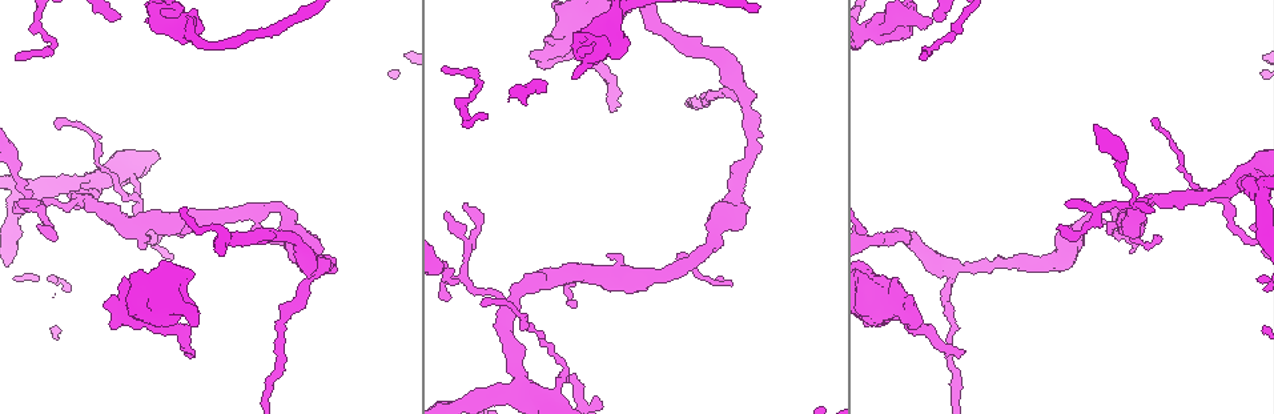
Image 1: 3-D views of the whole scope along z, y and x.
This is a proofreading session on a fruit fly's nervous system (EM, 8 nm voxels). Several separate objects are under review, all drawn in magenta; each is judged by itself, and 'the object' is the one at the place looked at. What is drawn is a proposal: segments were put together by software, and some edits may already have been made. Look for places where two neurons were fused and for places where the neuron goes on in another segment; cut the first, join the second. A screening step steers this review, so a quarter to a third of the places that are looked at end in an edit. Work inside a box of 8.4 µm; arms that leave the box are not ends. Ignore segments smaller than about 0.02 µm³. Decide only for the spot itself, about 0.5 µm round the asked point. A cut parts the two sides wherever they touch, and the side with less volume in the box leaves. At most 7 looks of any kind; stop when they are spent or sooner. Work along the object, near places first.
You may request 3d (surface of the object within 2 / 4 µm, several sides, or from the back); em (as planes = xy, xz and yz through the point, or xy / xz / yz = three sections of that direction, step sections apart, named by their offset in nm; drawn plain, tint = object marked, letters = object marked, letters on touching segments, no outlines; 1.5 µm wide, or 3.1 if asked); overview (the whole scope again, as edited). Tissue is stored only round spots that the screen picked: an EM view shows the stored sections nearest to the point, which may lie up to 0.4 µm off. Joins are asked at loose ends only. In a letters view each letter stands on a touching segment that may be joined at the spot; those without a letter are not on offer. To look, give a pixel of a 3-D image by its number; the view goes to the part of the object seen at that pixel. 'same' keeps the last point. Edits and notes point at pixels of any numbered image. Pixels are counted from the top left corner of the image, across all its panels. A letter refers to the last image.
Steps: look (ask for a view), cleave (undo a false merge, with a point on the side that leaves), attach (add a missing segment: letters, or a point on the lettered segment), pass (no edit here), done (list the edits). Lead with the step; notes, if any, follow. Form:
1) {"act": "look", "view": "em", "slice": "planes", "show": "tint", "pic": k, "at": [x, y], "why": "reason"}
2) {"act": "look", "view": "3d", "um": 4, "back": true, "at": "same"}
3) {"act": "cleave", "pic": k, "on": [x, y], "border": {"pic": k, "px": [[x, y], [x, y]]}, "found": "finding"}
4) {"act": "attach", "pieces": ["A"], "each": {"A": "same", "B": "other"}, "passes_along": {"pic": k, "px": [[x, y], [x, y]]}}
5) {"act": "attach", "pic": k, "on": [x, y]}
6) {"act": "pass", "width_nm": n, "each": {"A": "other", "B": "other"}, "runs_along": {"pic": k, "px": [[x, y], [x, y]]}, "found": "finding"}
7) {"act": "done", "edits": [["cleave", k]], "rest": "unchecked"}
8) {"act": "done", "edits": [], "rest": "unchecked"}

{"act": "look", "view": "em", "slice": "planes", "show": "plain", "pic": 1, "at": [146, 21], "why": "an open end"}

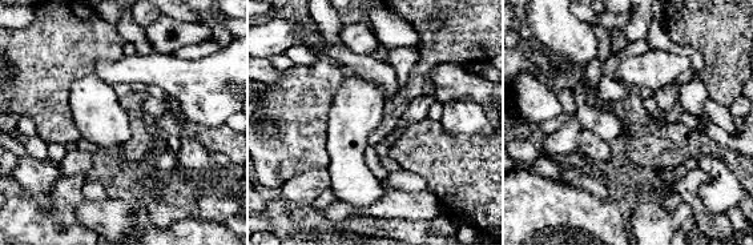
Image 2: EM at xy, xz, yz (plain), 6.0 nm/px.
{"act": "look", "view": "em", "slice": "planes", "show": "letters", "at": "same", "why": "see the neighbours"}

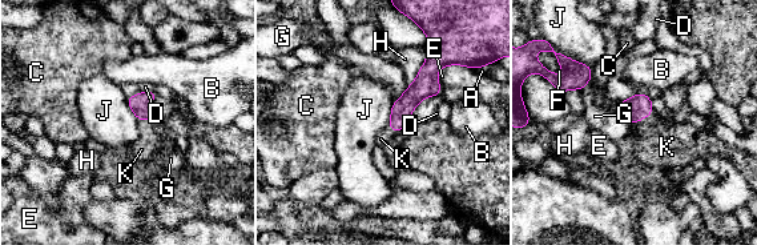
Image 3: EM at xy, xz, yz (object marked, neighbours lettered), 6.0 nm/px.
{"act": "attach", "pieces": ["K"], "width_nm": 120, "each": {"A": "other", "B": "other", "C": "other", "D": "other", "E": "other", "F": "other", "G": "other", "H": "other", "J": "other", "K": "same"}, "passes_along": {"pic": 3, "px": [[636, 108], [643, 117], [667, 147]]}, "found": "the neuron continues"}

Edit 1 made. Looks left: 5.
{"act": "look", "view": "em", "slice": "planes", "show": "tint", "pic": 1, "at": [508, 310], "why": "a fork"}

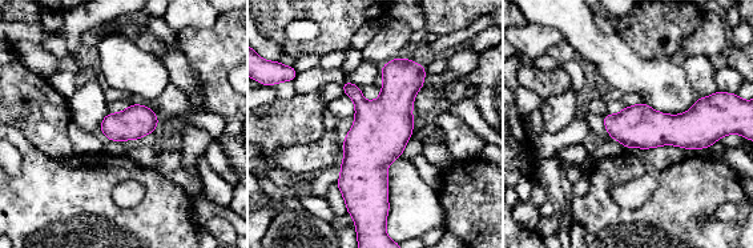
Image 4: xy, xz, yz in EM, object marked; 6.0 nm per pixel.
{"act": "look", "view": "em", "slice": "planes", "show": "letters", "at": "same", "why": "see the neighbours"}

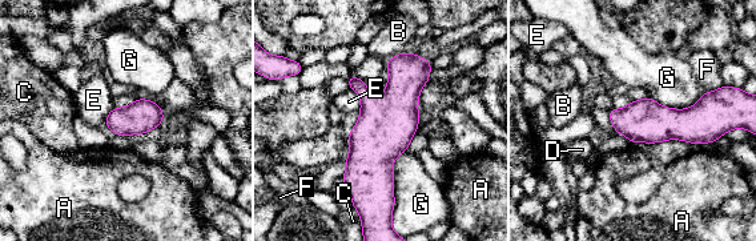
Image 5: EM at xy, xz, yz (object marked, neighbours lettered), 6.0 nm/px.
{"act": "pass", "each": {"A": "other", "B": "other", "C": "other", "D": "other", "E": "other", "F": "other", "G": "other"}, "runs_along": {"pic": 5, "px": [[405, 56], [374, 212]]}, "found": "continuous, no second neuron"}

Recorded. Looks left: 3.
{"act": "look", "view": "em", "slice": "xy", "step": 4, "show": "letters", "pic": 1, "at": [112, 322], "why": "stops while still wide"}

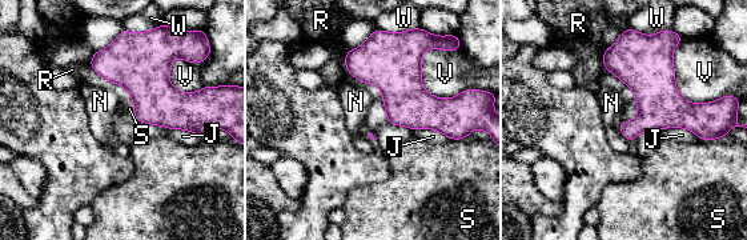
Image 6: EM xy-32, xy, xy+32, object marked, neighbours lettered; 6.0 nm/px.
{"act": "pass", "each": {"J": "other", "N": "other", "R": "other", "S": "other", "V": "other", "W": "other"}, "border": {"pic": 6, "px": [[88, 63], [129, 94], [133, 115]]}, "found": "no lettered segment goes on from it"}

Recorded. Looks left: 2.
{"act": "done", "edits": [["attach", 3]], "rest": "unchecked"}

